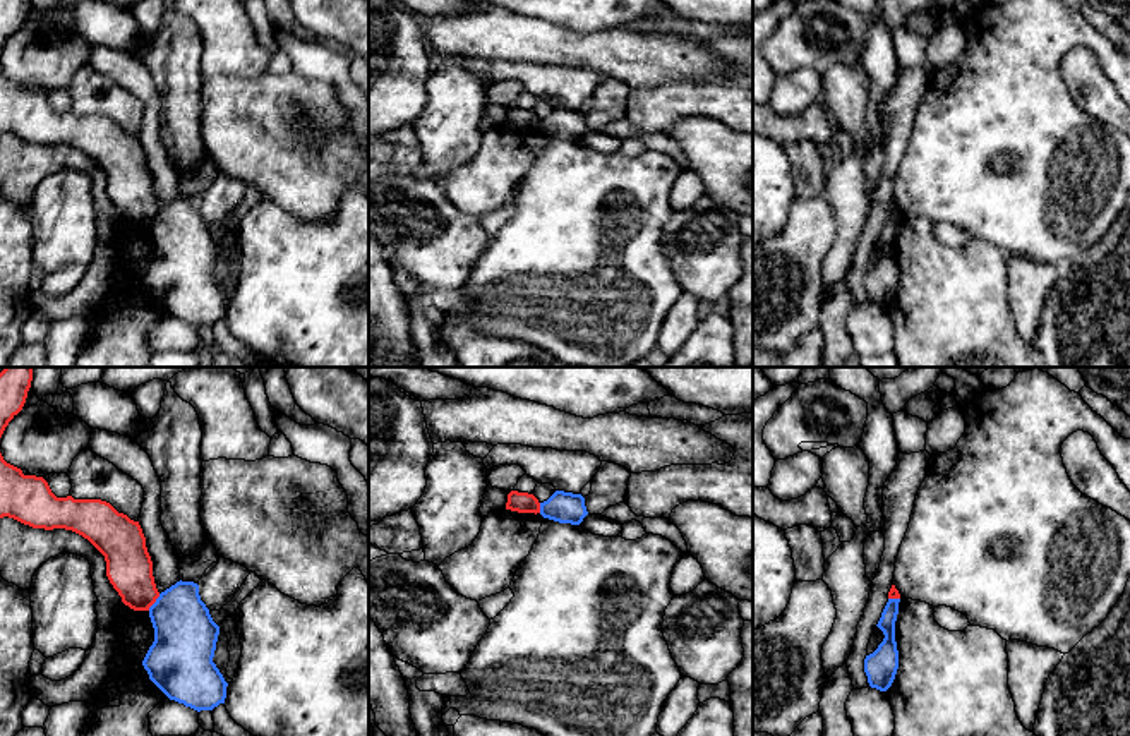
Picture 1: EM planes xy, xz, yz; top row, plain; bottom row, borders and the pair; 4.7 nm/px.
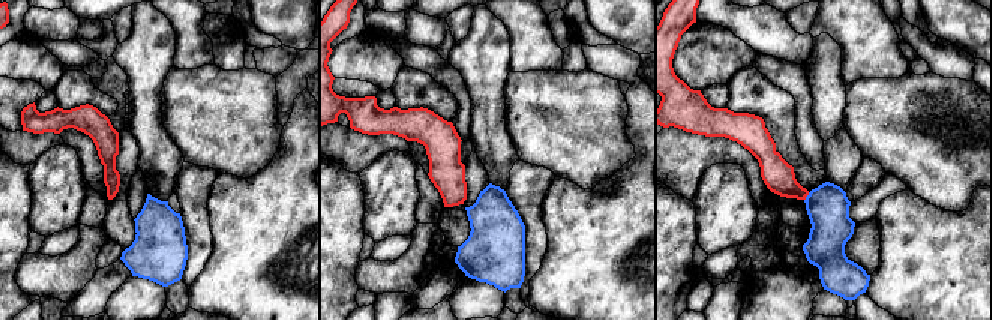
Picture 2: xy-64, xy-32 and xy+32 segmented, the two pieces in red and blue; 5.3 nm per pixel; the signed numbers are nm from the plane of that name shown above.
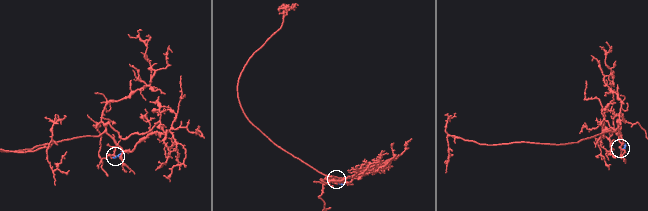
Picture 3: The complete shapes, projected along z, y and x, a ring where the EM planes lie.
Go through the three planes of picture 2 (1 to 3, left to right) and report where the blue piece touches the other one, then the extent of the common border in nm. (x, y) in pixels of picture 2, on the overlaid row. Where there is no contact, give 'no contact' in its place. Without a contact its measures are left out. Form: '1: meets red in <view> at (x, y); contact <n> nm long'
1: no contact
2: no contact
3: meets red in xy+32 at (806, 196); contact 50 nm long

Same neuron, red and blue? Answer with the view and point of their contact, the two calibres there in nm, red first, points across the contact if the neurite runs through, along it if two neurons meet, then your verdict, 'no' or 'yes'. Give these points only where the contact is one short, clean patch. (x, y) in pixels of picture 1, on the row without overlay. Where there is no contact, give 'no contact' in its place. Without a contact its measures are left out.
contact xy (155, 217); calibres 220 and 300 nm; border xy (160, 210), (148, 225); no

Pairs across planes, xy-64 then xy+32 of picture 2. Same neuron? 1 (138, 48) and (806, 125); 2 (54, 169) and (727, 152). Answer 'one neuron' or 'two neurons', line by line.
1: two neurons
2: two neurons

